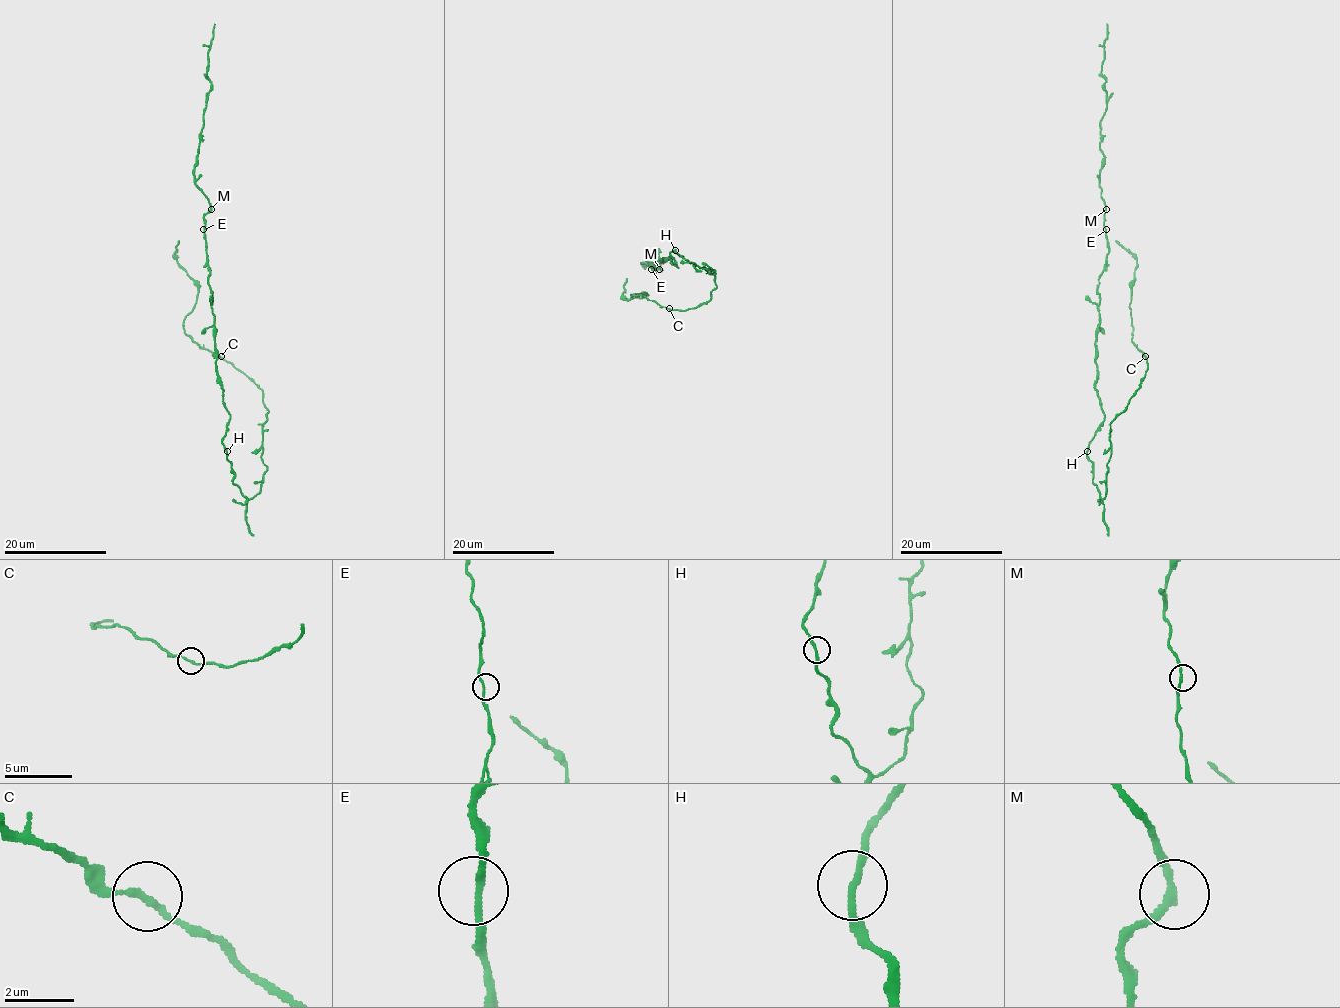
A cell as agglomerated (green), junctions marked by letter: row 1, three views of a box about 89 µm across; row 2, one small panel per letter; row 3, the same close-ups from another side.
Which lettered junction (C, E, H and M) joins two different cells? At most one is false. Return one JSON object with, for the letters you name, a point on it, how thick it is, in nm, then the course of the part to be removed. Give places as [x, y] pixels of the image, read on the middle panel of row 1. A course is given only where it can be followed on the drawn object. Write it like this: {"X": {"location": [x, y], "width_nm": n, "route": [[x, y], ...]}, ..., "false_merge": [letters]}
{"C": {"location": [669, 308], "width_nm": 160, "route": [[668, 309], [644, 296], [631, 295], [643, 292], [645, 295], [626, 300], [623, 284], [627, 278]]}, "false_merge": ["C"]}

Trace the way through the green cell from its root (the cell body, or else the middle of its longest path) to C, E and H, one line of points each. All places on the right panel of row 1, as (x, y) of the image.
C: (1097, 428), (1087, 458), (1102, 499), (1111, 454), (1110, 423), (1139, 387), (1146, 356)
E: (1097, 428), (1105, 416), (1096, 388), (1096, 329), (1099, 322), (1098, 277), (1108, 252), (1106, 229)
H: (1097, 428), (1087, 451)

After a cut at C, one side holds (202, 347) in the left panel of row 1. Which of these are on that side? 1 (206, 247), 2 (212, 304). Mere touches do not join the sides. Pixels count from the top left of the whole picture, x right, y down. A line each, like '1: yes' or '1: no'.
1: no
2: no

